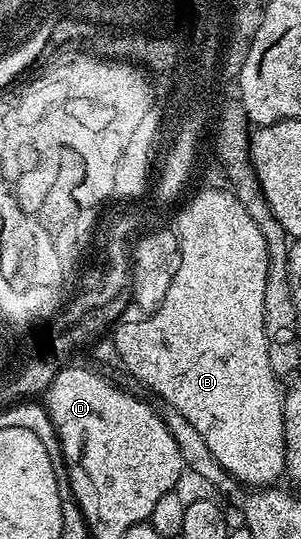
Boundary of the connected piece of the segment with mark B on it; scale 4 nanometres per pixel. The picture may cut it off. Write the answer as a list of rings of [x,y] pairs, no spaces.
[[[209,188],[206,192],[201,192],[181,213],[177,216],[175,231],[180,240],[182,261],[179,263],[179,270],[176,271],[174,281],[171,282],[170,289],[162,305],[153,313],[146,315],[139,320],[123,320],[112,329],[113,348],[121,355],[121,364],[138,380],[141,384],[146,384],[150,388],[153,396],[165,399],[199,430],[199,435],[203,437],[203,442],[207,442],[207,450],[215,454],[215,462],[223,466],[229,475],[233,477],[238,485],[249,484],[254,489],[273,486],[285,472],[285,431],[283,430],[283,410],[281,402],[283,399],[282,389],[277,389],[278,377],[274,376],[271,370],[271,362],[267,359],[267,338],[263,330],[263,286],[267,286],[267,266],[269,265],[269,255],[267,254],[267,242],[263,242],[263,234],[259,234],[259,226],[251,222],[251,214],[243,210],[243,206],[238,202],[232,191],[221,188]]]

